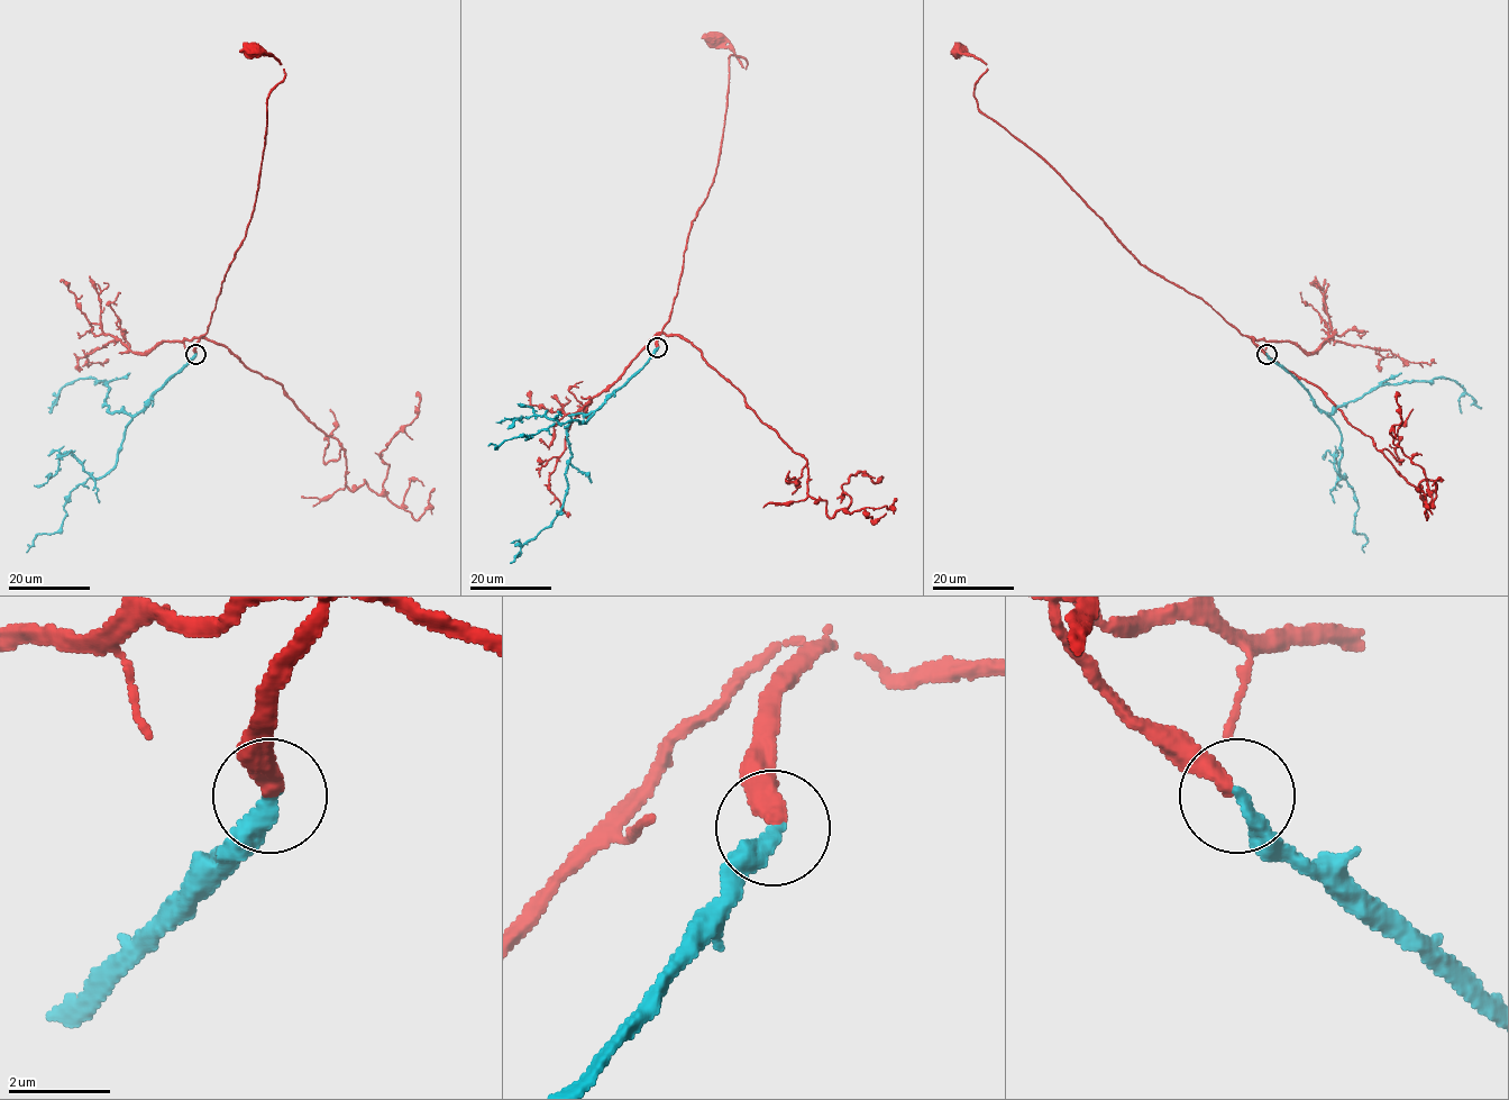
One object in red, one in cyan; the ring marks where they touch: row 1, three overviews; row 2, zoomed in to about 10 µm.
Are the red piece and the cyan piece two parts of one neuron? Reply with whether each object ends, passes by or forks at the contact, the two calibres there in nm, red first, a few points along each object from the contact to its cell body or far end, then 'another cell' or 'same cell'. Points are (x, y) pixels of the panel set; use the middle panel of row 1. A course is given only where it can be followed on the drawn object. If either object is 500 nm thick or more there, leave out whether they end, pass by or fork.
red ends; cyan ends; calibres 400 and 320 nm; course red (658, 346), (658, 335), (669, 320), (692, 223), (715, 173), (730, 55), (746, 60), (747, 66), (715, 39); course cyan (658, 347), (597, 409), (572, 414), (567, 428), (570, 453), (565, 478), (568, 492), (561, 511), (511, 562); same cell

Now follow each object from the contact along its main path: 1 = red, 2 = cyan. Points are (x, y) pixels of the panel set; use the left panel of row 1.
1: (195, 354), (245, 238), (261, 167), (268, 93), (283, 80), (281, 64), (253, 48)
2: (195, 354), (135, 414), (110, 411), (104, 402), (109, 388), (94, 378), (66, 384), (48, 407)

